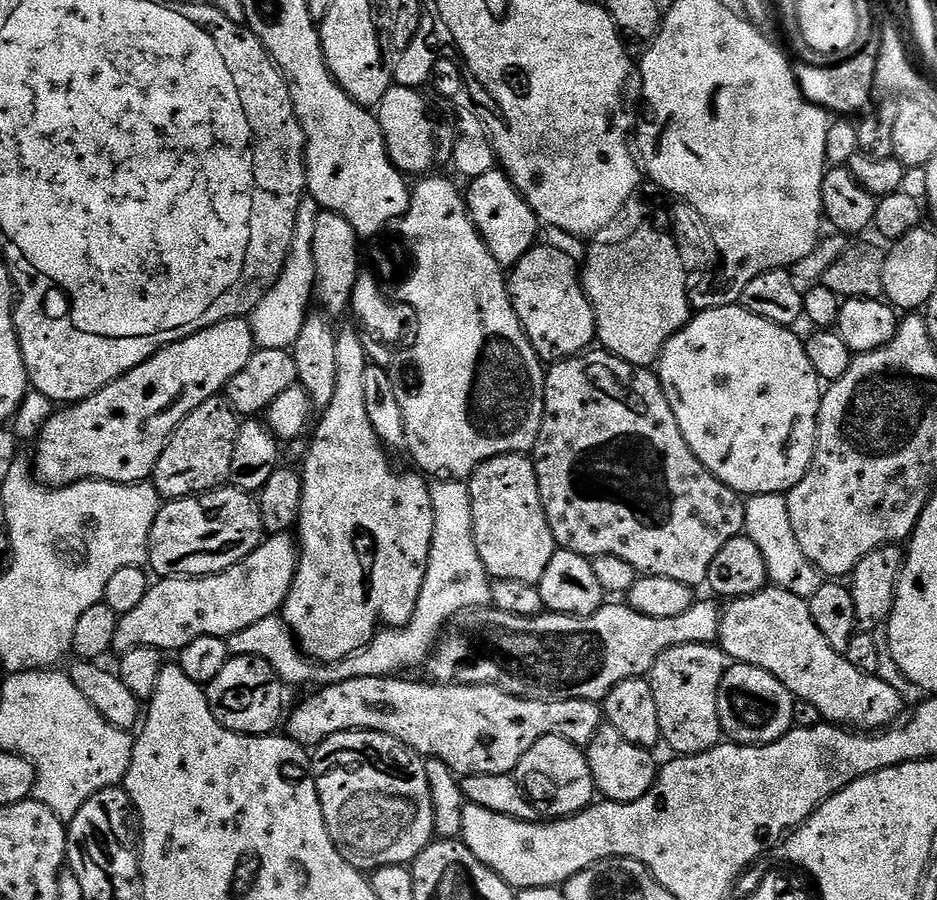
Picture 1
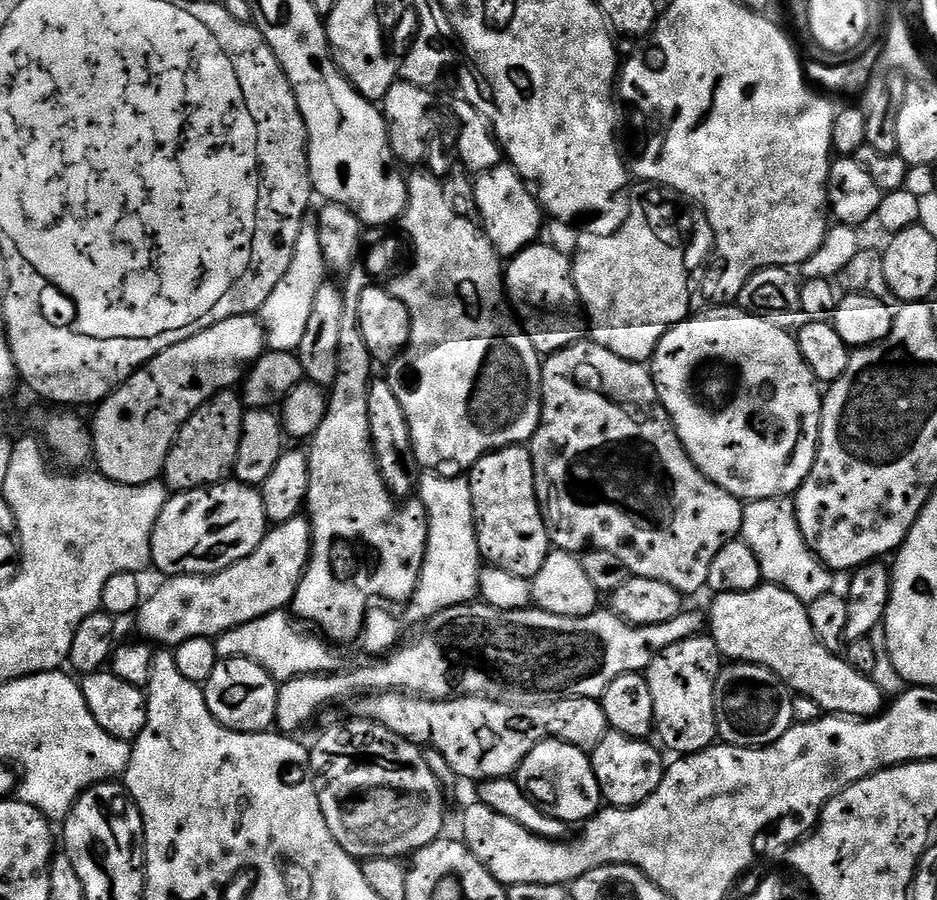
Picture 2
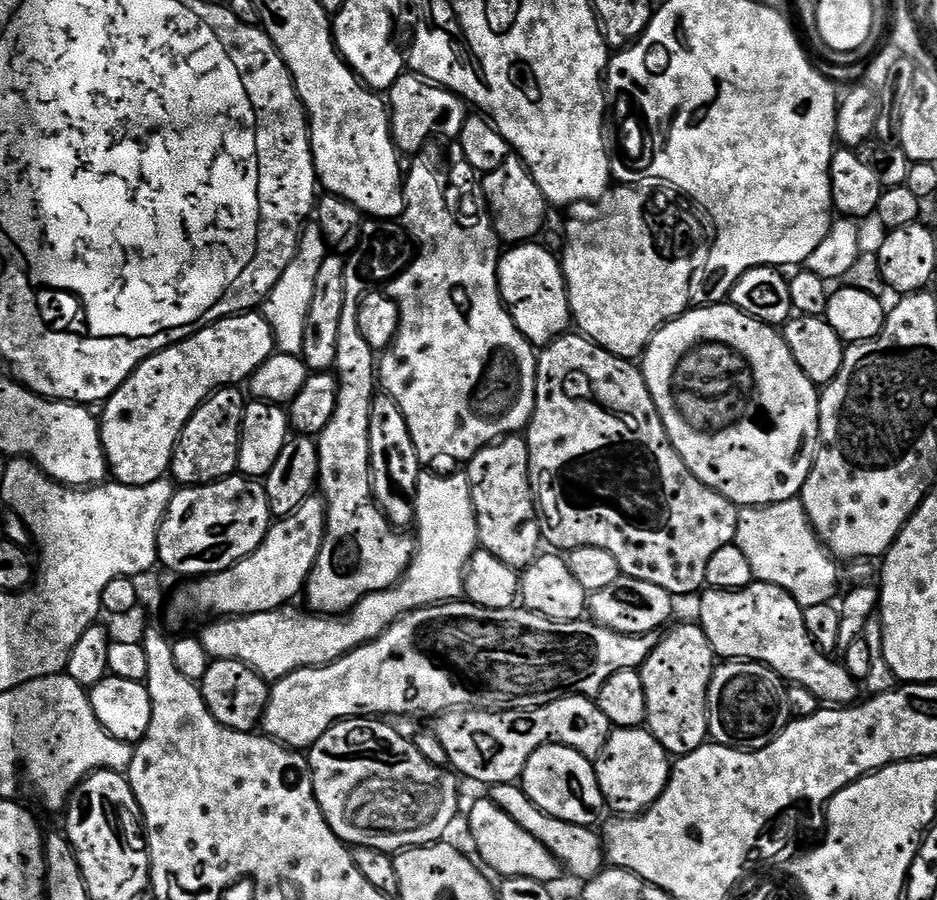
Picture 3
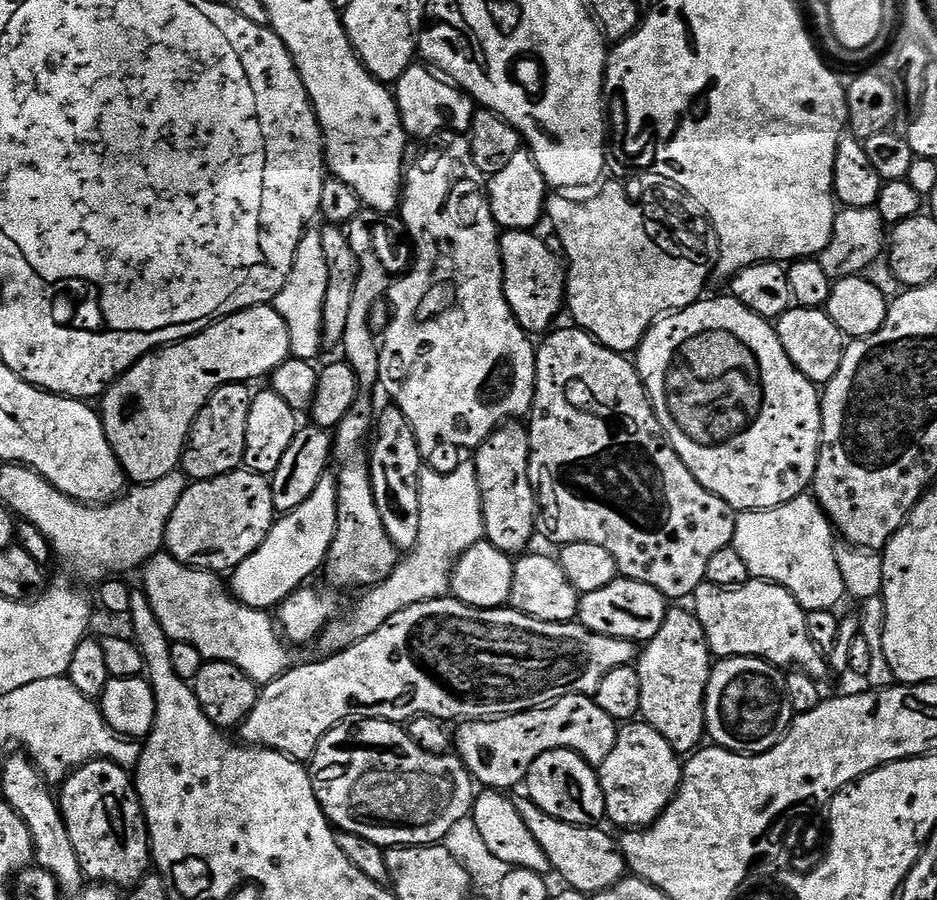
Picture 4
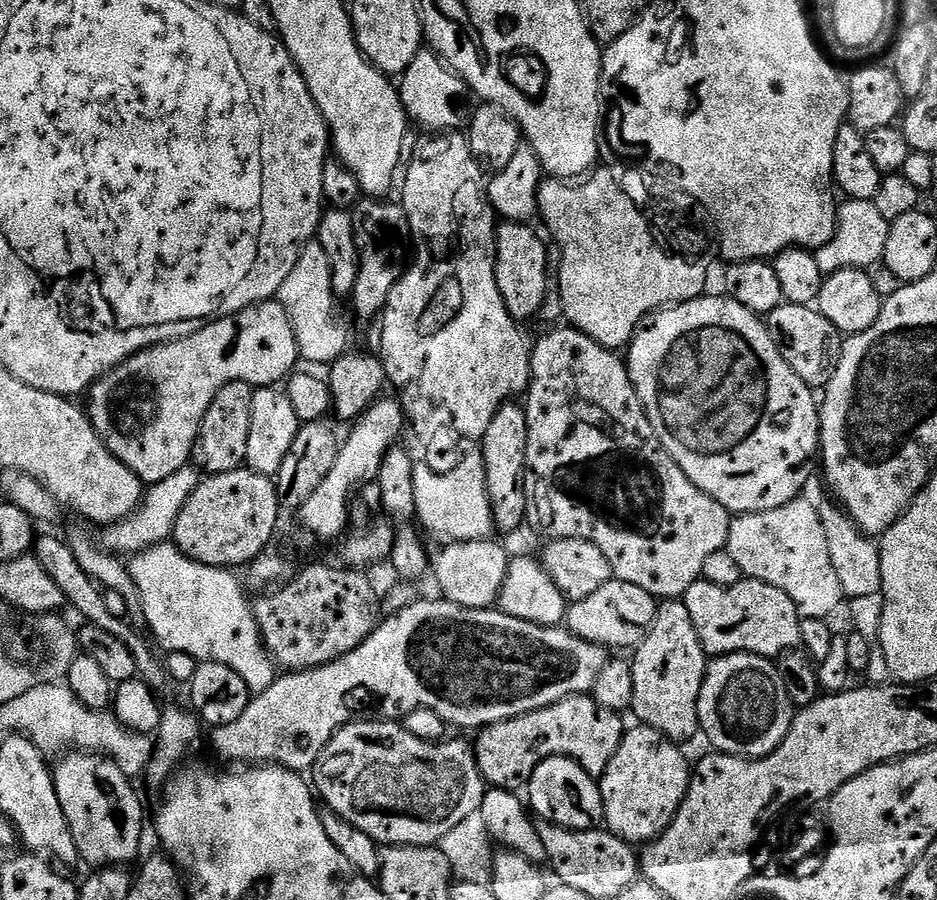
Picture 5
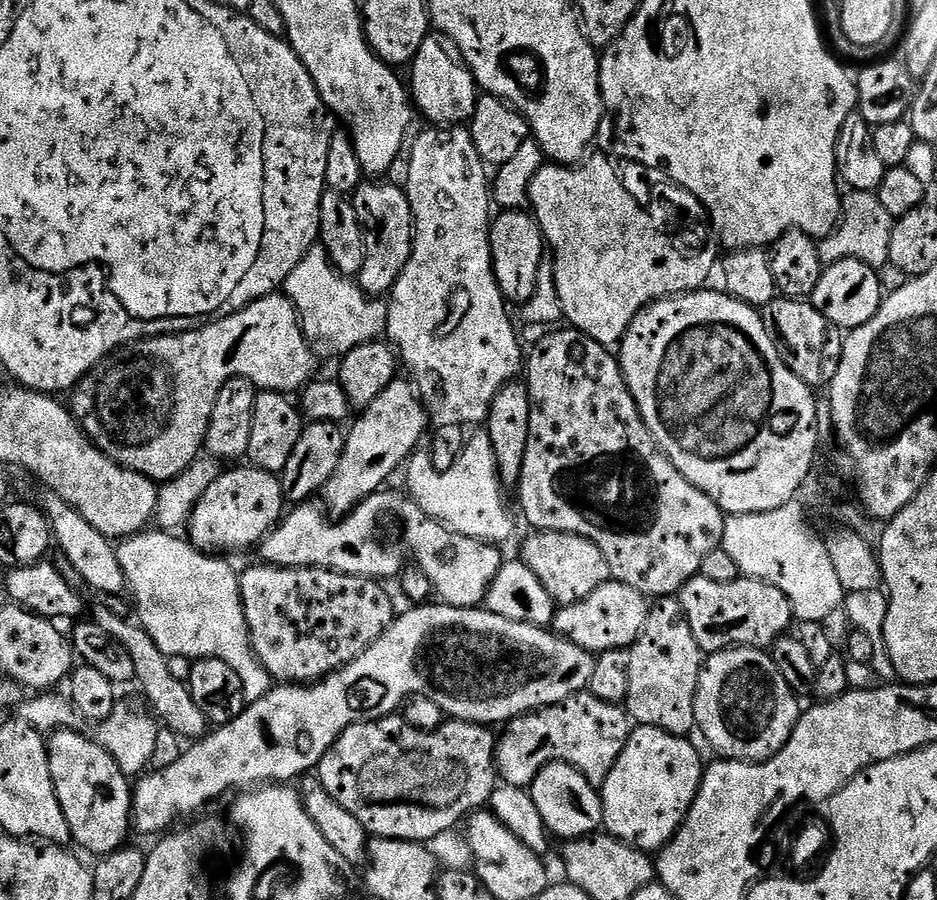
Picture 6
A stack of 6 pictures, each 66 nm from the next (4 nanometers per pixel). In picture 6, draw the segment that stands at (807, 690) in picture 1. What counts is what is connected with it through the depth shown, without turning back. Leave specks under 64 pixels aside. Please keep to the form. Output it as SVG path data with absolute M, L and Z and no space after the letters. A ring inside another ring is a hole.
M699 575L686 582L686 586L682 586L678 599L690 622L690 630L694 630L694 638L698 642L700 651L705 654L721 652L724 648L771 649L774 641L785 635L791 629L788 627L794 624L792 607L786 594L782 594L778 586L770 586L761 580L741 578L734 582L710 582L710 578Z

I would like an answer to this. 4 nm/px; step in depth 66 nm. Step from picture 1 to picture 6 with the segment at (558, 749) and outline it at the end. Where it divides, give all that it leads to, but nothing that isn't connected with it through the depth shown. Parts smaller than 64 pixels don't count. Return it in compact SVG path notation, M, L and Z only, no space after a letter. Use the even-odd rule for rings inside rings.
M548 764L534 778L530 789L530 804L542 818L553 837L561 836L561 841L578 840L601 831L604 811L597 785L585 778L569 764Z

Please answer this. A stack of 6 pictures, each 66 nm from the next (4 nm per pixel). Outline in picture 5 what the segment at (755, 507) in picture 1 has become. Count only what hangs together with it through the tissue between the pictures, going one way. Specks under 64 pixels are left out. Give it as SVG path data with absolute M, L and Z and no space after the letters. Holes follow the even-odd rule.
M797 498L778 506L778 510L745 512L737 515L730 526L728 553L742 566L749 580L761 580L778 586L803 618L828 620L831 612L845 603L846 597L837 571L830 562L829 543L822 521L814 506Z

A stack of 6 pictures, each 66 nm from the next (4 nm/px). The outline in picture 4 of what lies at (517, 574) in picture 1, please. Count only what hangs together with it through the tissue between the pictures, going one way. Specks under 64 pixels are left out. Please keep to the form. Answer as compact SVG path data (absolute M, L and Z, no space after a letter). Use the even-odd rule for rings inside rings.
M509 422L495 428L474 452L478 474L478 490L484 507L484 535L498 550L520 554L538 532L536 492L532 489L528 463L530 438L527 427L520 422Z

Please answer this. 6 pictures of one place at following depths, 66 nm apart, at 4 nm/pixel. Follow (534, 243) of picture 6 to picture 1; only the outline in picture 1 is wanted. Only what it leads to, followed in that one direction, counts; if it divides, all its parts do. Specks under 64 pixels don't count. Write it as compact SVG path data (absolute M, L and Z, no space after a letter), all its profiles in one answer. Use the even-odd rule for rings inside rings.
M530 249L511 269L506 283L520 324L541 361L569 360L597 343L594 310L584 293L577 261L575 264L562 249Z

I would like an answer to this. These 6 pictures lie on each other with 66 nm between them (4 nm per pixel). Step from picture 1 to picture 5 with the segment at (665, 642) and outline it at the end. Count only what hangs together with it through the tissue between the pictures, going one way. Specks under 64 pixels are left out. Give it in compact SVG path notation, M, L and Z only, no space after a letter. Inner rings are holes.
M416 598L405 608L395 609L389 615L392 616L389 620L388 617L381 619L370 634L370 638L366 638L366 642L362 642L362 646L358 646L350 654L346 654L326 666L311 668L305 672L288 672L287 674L277 675L274 686L270 686L270 690L257 692L249 699L246 710L242 710L239 718L234 718L234 722L230 722L221 728L211 729L212 748L216 751L217 758L229 760L232 763L229 765L232 766L279 766L281 768L291 768L293 772L303 773L304 768L311 769L315 765L316 759L322 754L322 750L328 745L330 738L334 738L334 734L338 729L345 728L348 724L354 724L358 720L396 722L419 708L434 710L434 714L438 714L443 718L445 725L452 727L453 724L456 728L476 728L475 730L480 730L487 725L497 724L503 720L509 720L515 716L521 716L527 712L557 704L559 700L565 700L567 696L591 693L594 678L598 678L602 666L606 666L606 662L610 658L609 649L578 638L574 633L569 632L567 627L553 626L544 628L541 624L531 624L525 620L510 618L505 612L499 610L463 608L457 604L451 604L451 602L443 598L435 599L420 600L420 598Z

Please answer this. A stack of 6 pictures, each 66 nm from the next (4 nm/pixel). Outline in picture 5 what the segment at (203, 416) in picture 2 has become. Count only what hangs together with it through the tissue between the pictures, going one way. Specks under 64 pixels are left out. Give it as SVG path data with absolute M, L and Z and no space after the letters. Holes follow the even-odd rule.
M235 380L222 386L214 402L210 402L210 410L206 410L206 418L202 418L200 423L191 458L191 463L201 473L217 476L245 467L246 446L250 442L250 406L253 391L253 385L245 380Z

